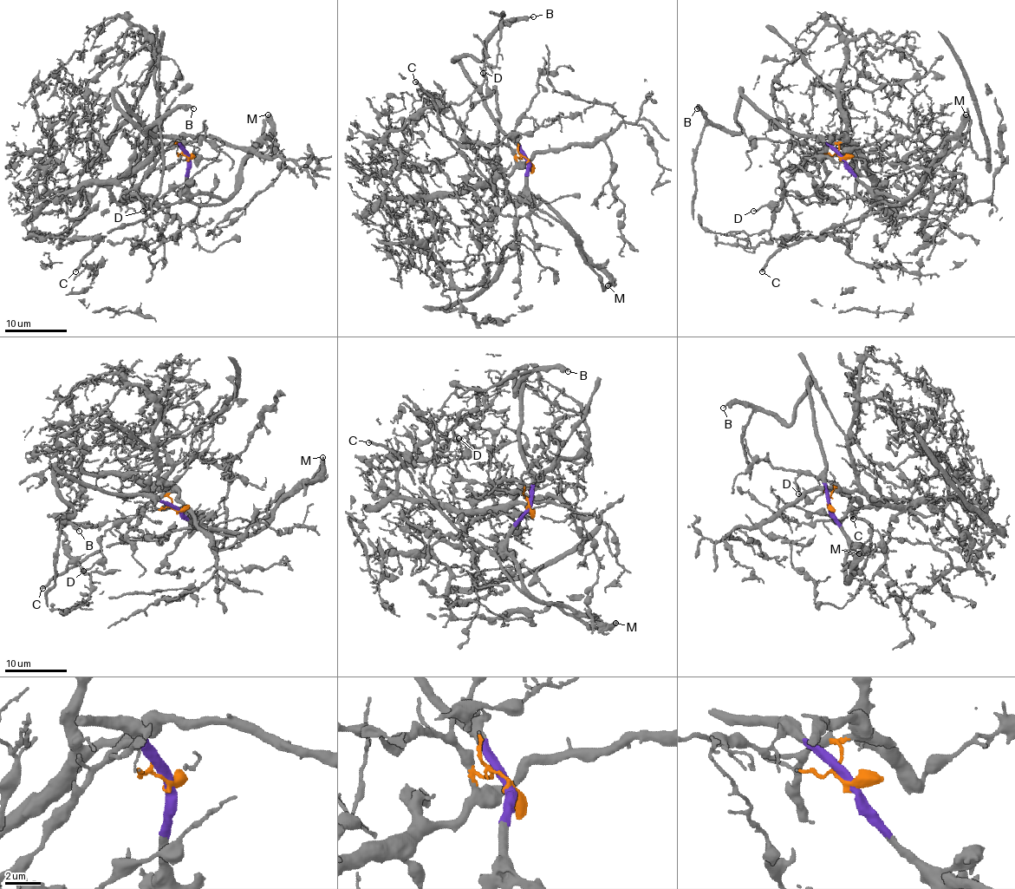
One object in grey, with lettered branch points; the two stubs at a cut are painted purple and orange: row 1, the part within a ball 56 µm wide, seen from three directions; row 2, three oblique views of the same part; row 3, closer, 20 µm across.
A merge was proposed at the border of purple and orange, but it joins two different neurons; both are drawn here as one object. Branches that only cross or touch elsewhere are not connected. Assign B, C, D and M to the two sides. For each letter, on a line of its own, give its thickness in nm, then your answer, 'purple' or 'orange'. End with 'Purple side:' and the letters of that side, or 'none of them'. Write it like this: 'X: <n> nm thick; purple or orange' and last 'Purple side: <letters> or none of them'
B: 220 nm thick; purple
C: 320 nm thick; purple
D: 180 nm thick; orange
M: 400 nm thick; purple
Purple side: B, C, M

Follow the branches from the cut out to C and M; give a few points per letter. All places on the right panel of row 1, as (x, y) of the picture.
C: (841, 158), (880, 199), (860, 218), (824, 228), (816, 236), (787, 244), (768, 261), (762, 271)
M: (841, 158), (874, 194), (891, 194), (905, 199), (916, 187), (932, 161), (956, 134), (966, 114)

